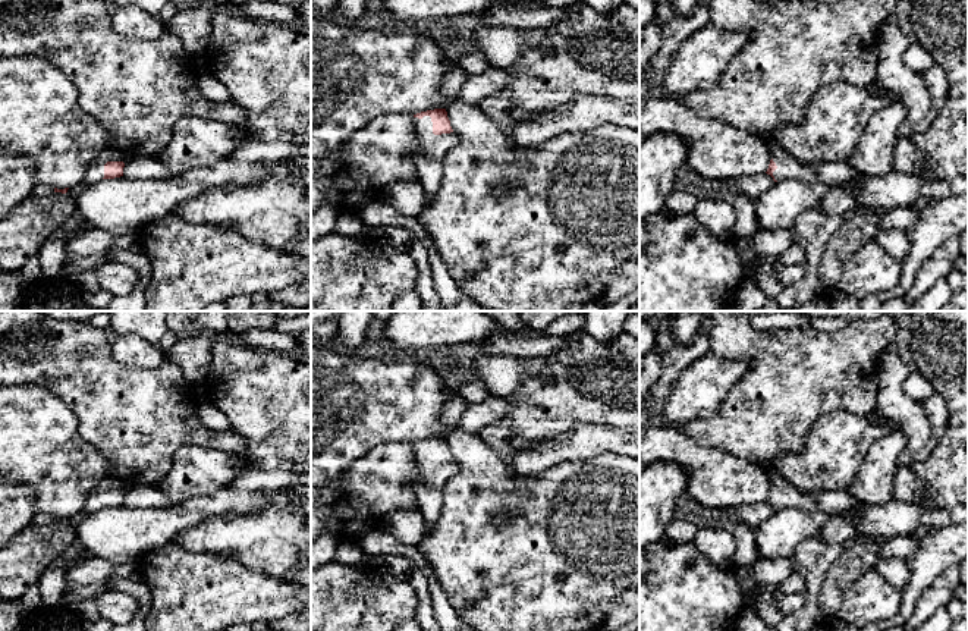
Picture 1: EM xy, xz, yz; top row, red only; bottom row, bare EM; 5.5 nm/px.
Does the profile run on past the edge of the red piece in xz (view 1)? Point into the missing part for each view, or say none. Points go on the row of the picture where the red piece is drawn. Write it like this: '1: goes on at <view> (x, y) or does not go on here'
1: goes on at xz (430, 150)

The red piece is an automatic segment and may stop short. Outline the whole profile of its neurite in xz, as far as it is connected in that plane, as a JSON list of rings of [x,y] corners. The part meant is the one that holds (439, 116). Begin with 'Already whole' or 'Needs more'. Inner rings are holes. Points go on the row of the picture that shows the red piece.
Needs more. [[[446,109],[414,114],[417,145],[415,164],[422,189],[431,197],[443,178],[443,158],[462,138],[452,129]]]

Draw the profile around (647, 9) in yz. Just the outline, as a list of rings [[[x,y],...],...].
[[[639,0],[639,43],[642,38],[642,29],[657,18],[656,4],[653,0]]]

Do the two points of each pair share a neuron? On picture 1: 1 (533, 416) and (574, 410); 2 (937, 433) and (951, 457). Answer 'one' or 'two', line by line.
1: one
2: two

